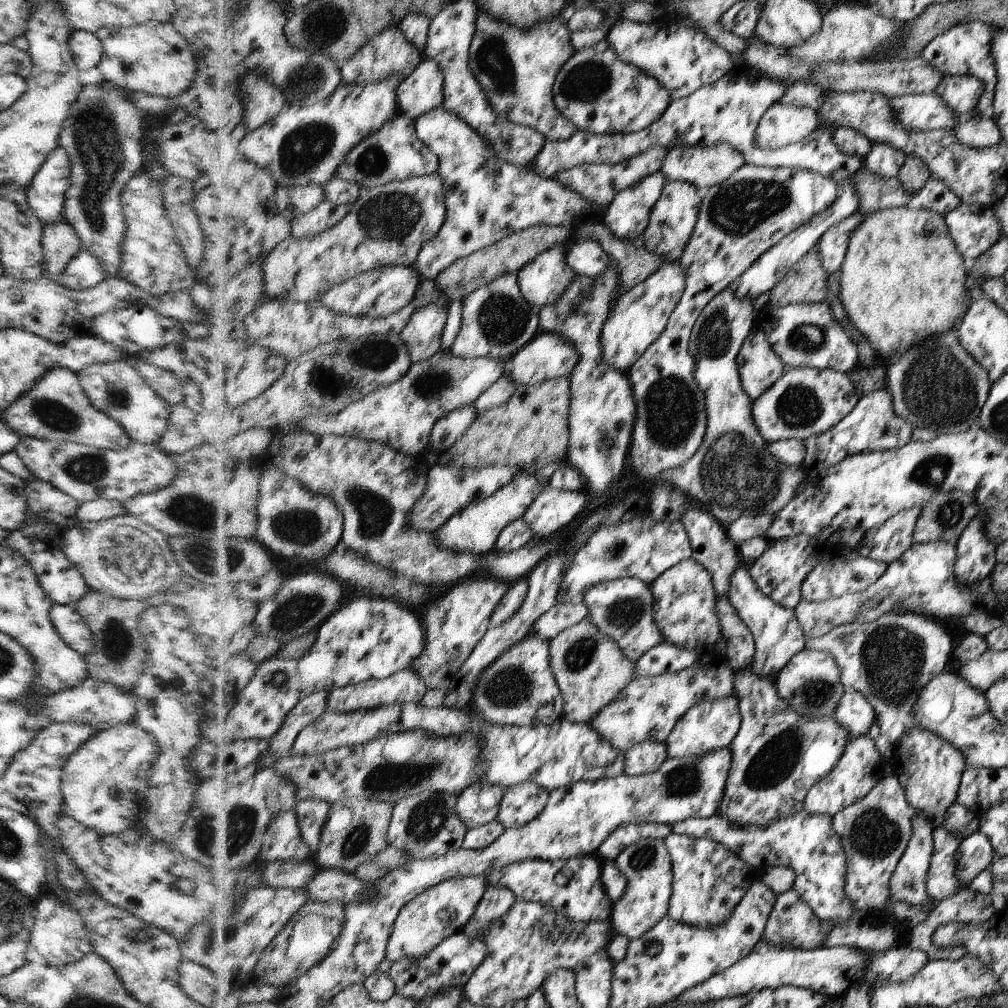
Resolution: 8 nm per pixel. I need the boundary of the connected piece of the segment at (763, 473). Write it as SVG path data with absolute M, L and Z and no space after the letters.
M737 281L732 282L718 297L712 298L711 304L704 309L690 338L690 354L695 357L695 380L700 390L706 395L708 428L703 445L699 452L684 466L674 470L667 470L658 478L674 484L684 491L692 502L702 510L708 511L721 524L729 527L743 516L756 516L758 514L778 514L794 500L799 494L798 488L805 479L803 468L798 466L784 466L778 462L775 455L768 452L767 439L760 434L759 427L755 425L754 402L743 389L742 379L739 375L738 356L743 342L750 336L755 327L755 320L759 315L755 312L755 302L751 298L738 298L736 296Z

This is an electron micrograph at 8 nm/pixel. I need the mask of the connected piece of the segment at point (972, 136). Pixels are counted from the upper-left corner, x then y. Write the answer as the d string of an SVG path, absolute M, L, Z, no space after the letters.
M990 114L958 122L952 132L960 144L970 148L992 148L1002 140L1000 129Z

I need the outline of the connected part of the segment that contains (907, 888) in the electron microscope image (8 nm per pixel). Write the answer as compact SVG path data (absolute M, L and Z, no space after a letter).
M916 815L911 821L911 840L891 877L892 902L906 902L914 908L928 906L927 874L935 850L934 828L931 822Z

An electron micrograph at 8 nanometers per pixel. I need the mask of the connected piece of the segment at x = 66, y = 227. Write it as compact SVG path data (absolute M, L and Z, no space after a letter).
M66 220L44 225L42 237L44 266L40 270L42 276L56 277L64 272L68 262L78 254L81 242L78 233Z

